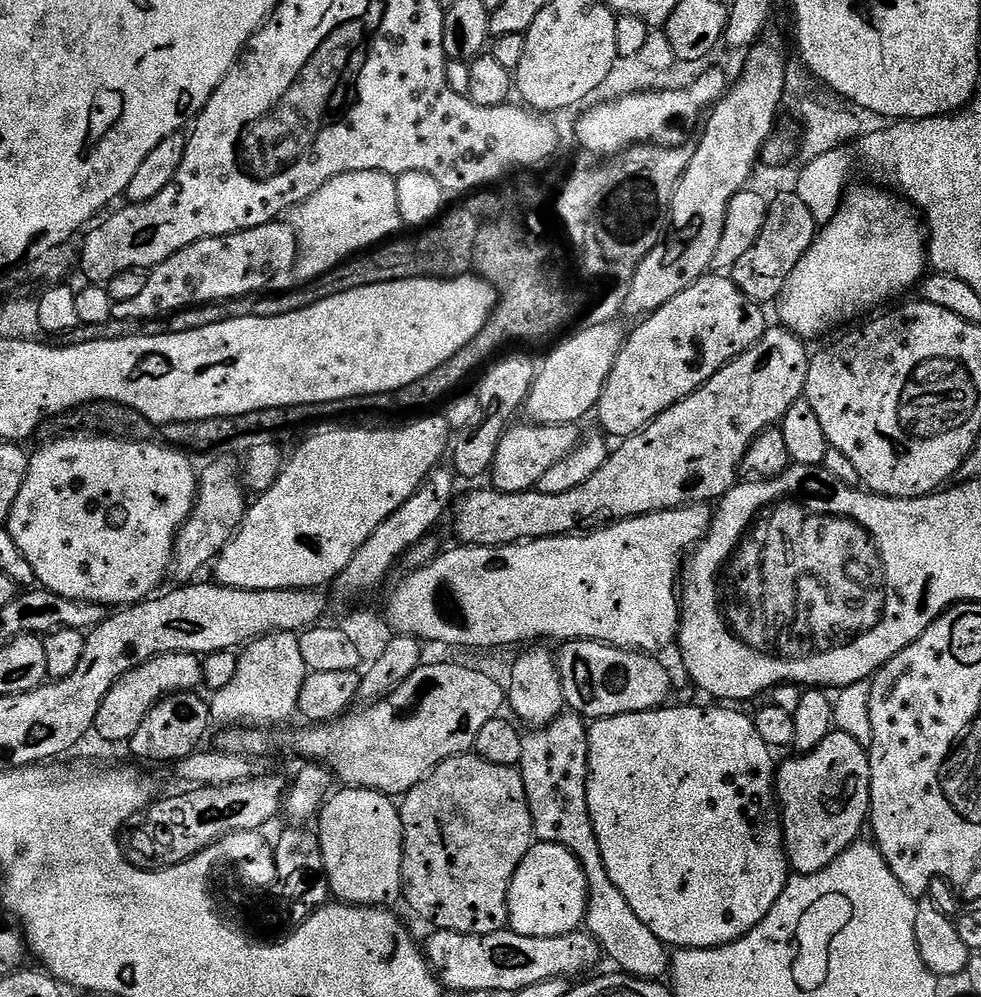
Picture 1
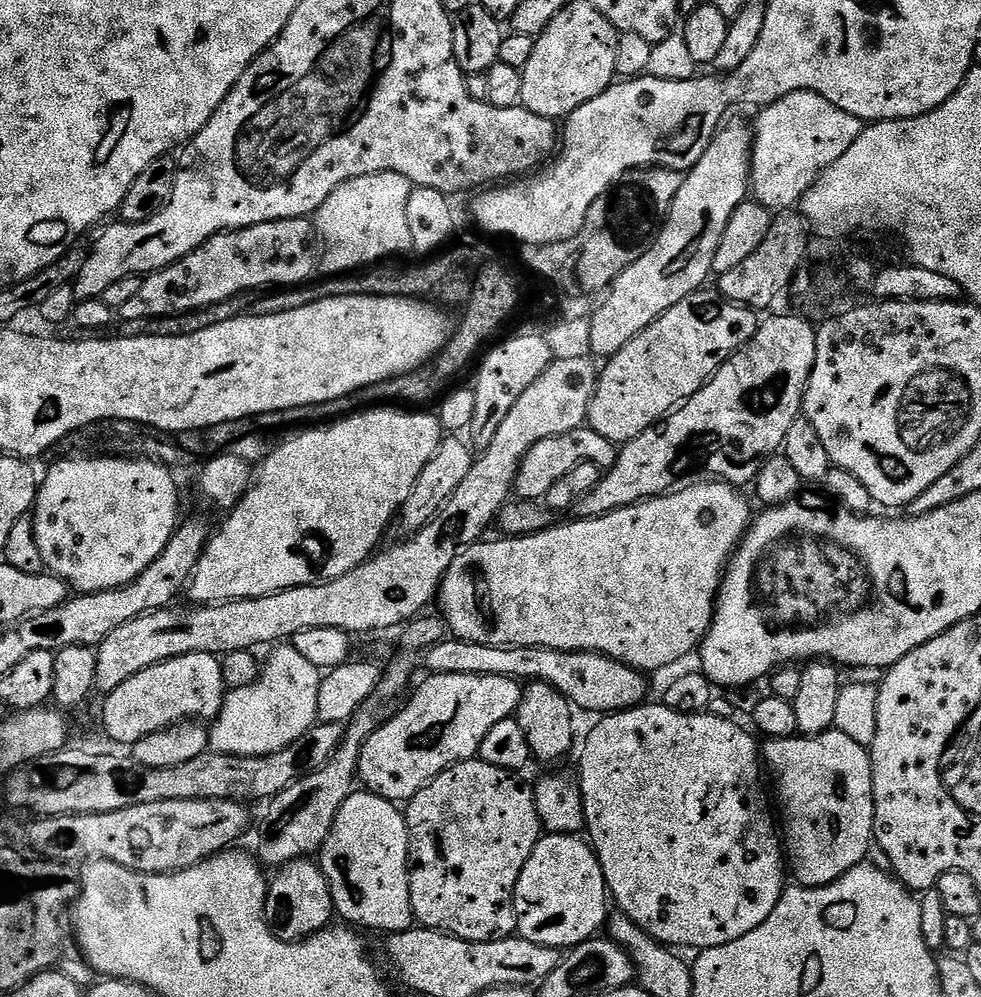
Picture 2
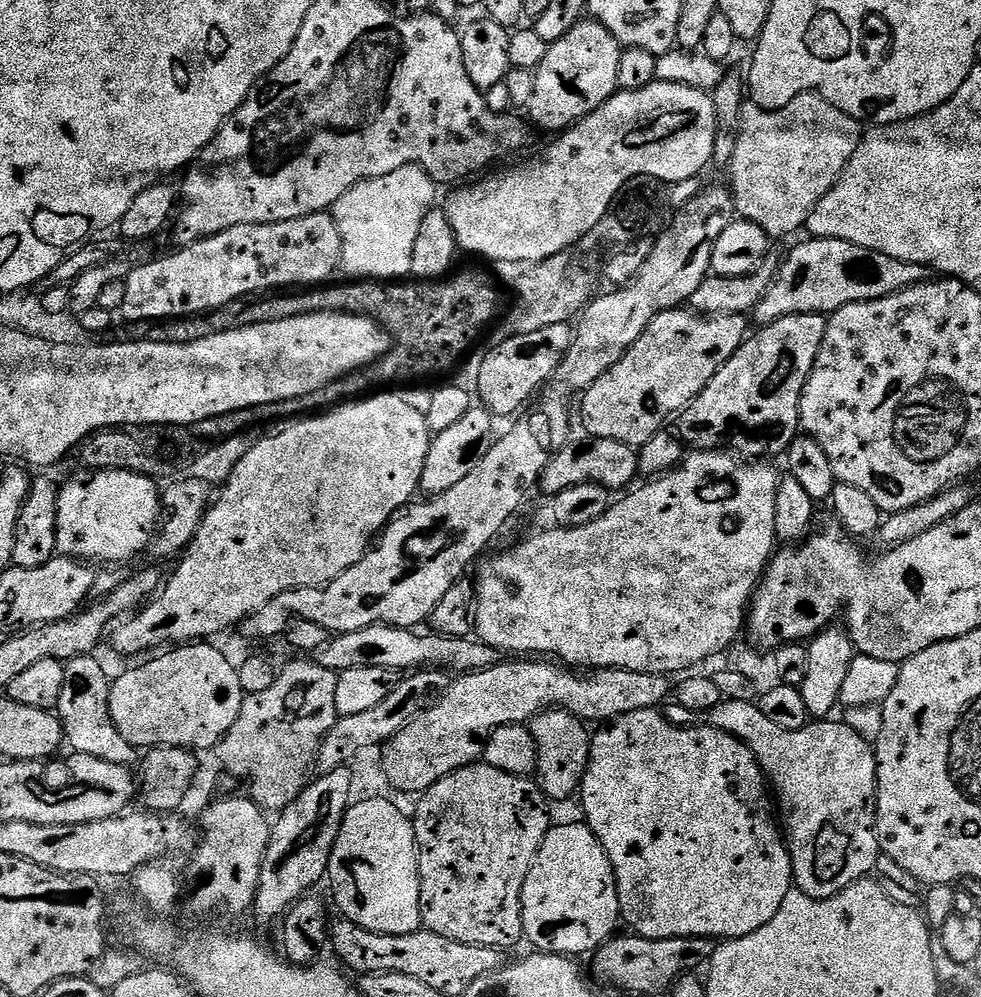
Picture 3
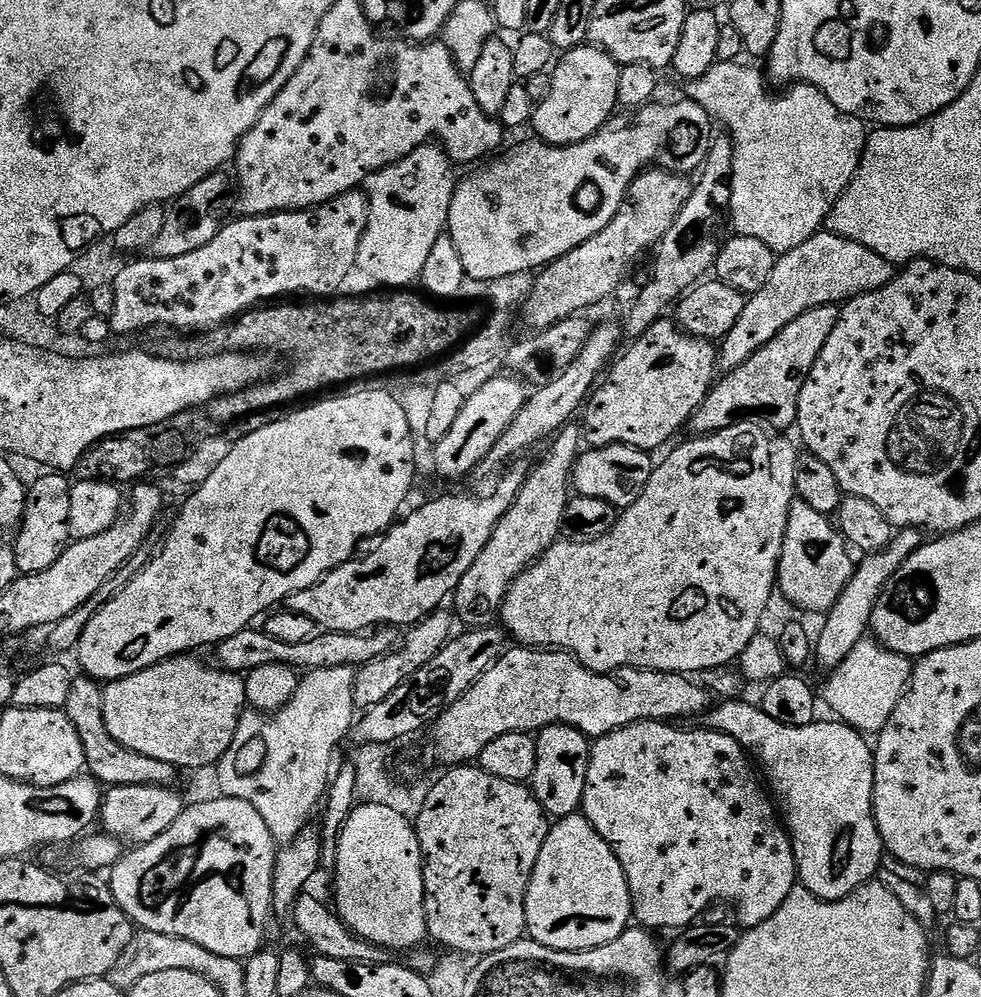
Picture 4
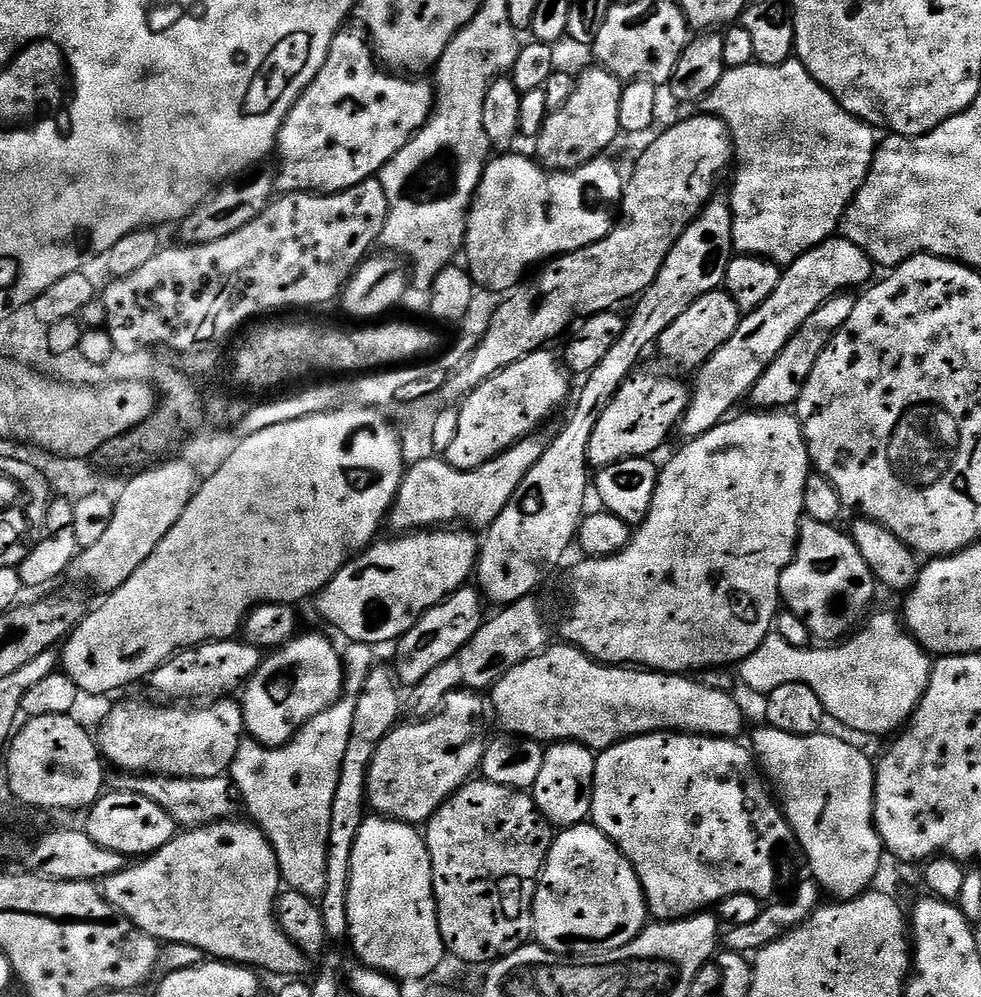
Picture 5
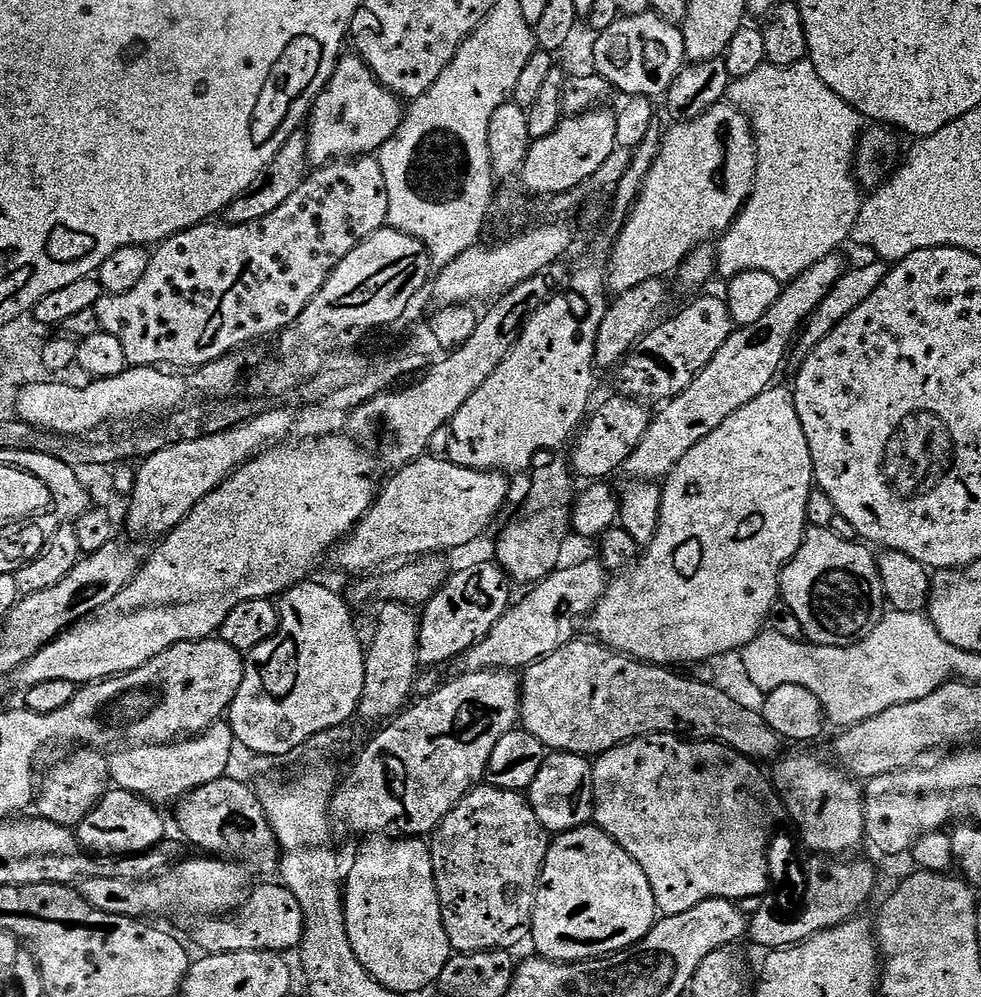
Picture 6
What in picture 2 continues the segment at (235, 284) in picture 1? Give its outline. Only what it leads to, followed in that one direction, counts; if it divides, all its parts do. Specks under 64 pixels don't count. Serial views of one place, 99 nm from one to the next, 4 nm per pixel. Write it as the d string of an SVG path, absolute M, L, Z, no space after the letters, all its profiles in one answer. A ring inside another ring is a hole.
M308 218L262 222L249 228L225 230L209 238L205 244L198 246L178 262L157 272L147 273L141 279L138 294L134 294L134 298L130 298L126 306L119 308L118 316L121 321L154 316L180 316L183 312L194 312L198 308L209 308L212 304L231 301L231 296L236 296L239 292L248 292L251 288L264 288L267 284L299 286L317 275L321 259L322 248L318 243L316 225Z

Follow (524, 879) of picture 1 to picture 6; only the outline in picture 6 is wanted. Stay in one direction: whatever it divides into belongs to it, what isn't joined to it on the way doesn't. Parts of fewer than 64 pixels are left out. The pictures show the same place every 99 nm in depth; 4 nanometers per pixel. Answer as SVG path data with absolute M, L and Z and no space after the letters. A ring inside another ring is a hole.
M595 826L575 828L569 832L559 833L549 843L548 853L544 859L544 868L540 871L540 880L536 884L536 901L532 907L532 930L530 933L531 943L536 943L536 948L540 951L537 953L543 959L579 962L581 960L599 960L602 956L613 956L616 952L635 948L639 940L646 938L646 934L654 927L657 919L654 890L650 890L650 882L646 882L646 874L642 874L642 866L638 866L638 862L634 862L630 858L630 854L626 854L626 850L622 850L622 846L618 846L618 842L614 842L614 838L610 838L602 829Z

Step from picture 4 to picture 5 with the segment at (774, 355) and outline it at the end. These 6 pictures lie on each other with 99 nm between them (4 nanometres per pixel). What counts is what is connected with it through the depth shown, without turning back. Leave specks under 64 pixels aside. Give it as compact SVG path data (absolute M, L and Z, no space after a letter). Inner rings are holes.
M851 291L840 292L831 296L823 306L814 310L790 340L782 346L777 355L768 363L768 369L760 375L758 382L750 393L755 407L760 410L784 410L795 405L802 394L802 386L806 378L810 378L810 370L814 370L814 362L820 356L820 351L832 341L832 336L850 318L850 310L854 310L857 297Z

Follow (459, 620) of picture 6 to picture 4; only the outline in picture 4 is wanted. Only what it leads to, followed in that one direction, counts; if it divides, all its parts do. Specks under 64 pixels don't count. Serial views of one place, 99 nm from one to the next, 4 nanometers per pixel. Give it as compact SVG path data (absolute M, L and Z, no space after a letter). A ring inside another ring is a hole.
M437 610L431 616L424 617L419 624L411 629L408 636L408 645L404 649L393 651L391 654L375 660L369 664L361 664L355 671L356 685L354 686L354 698L356 707L360 710L367 710L378 706L378 702L386 702L402 682L406 682L417 672L423 664L428 664L434 654L438 654L449 640L453 639L452 620L454 616L451 611Z

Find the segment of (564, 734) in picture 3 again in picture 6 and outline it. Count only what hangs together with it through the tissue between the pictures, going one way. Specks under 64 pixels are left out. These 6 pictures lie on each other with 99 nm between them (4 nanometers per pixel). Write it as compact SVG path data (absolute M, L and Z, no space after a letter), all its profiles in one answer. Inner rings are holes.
M553 751L544 759L542 770L538 770L538 778L534 778L526 795L532 802L538 822L549 833L559 834L585 827L594 816L592 764L589 757L577 756L574 752Z

